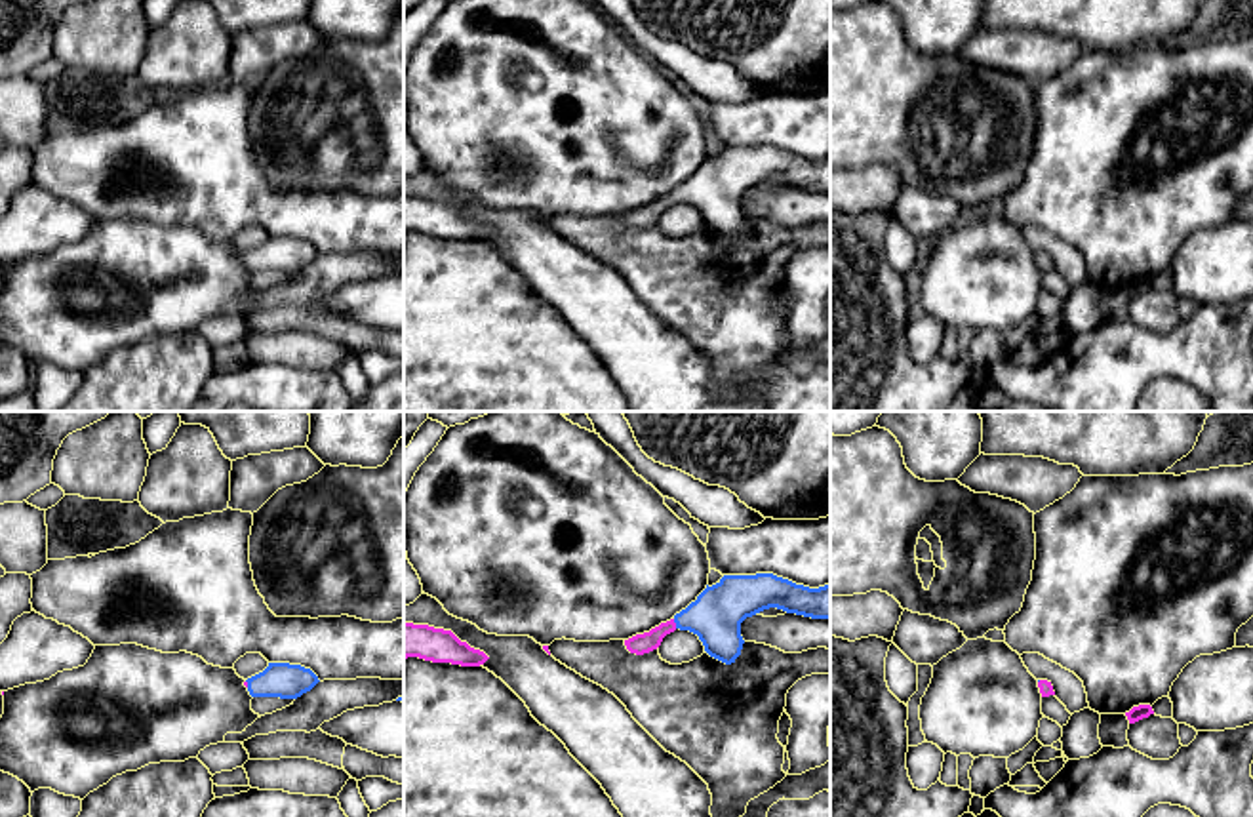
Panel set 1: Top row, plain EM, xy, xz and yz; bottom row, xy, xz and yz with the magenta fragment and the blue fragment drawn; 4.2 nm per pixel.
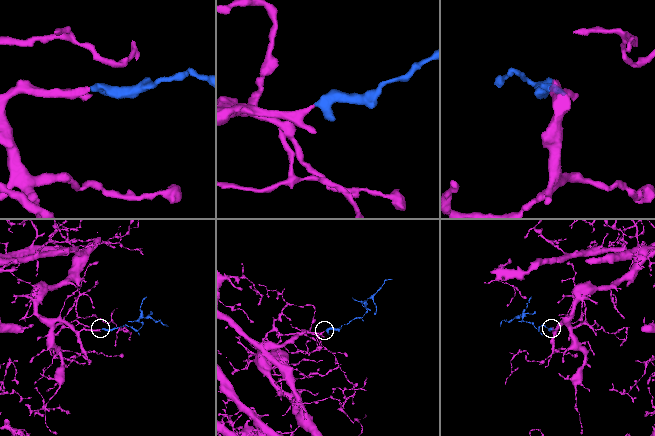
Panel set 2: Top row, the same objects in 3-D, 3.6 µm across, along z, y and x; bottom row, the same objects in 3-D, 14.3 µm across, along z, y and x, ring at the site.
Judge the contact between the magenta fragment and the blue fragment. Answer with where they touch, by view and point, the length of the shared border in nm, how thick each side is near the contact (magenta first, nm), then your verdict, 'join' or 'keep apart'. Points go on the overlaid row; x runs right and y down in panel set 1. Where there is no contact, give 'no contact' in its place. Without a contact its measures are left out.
xz (675, 623) | 40 nm | 90/220 nm | join

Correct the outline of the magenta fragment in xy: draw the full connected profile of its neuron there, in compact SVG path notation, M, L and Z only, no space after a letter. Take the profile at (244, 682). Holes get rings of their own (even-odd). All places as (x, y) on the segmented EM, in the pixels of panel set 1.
M268 663L263 672L248 678L244 686L251 697L297 699L318 682L318 676L301 665Z

